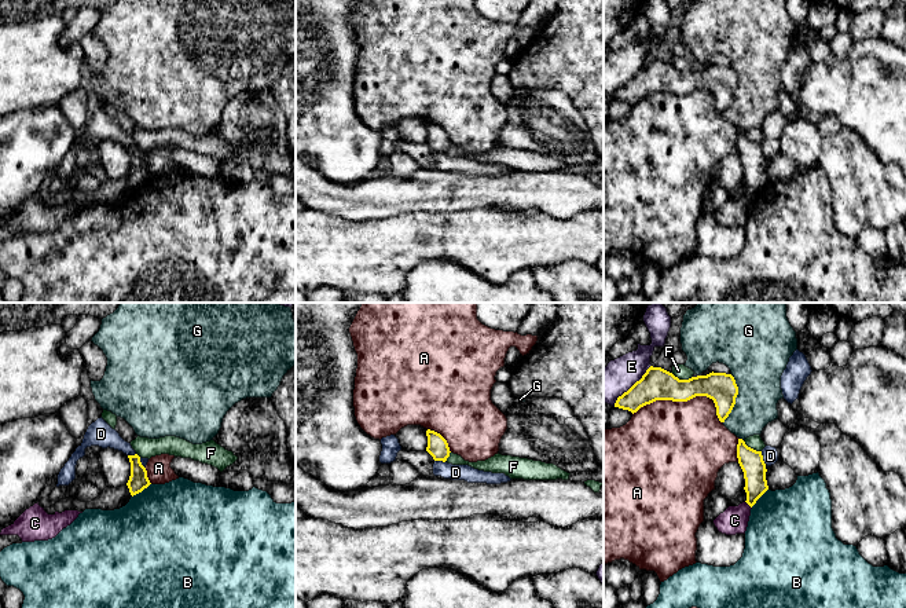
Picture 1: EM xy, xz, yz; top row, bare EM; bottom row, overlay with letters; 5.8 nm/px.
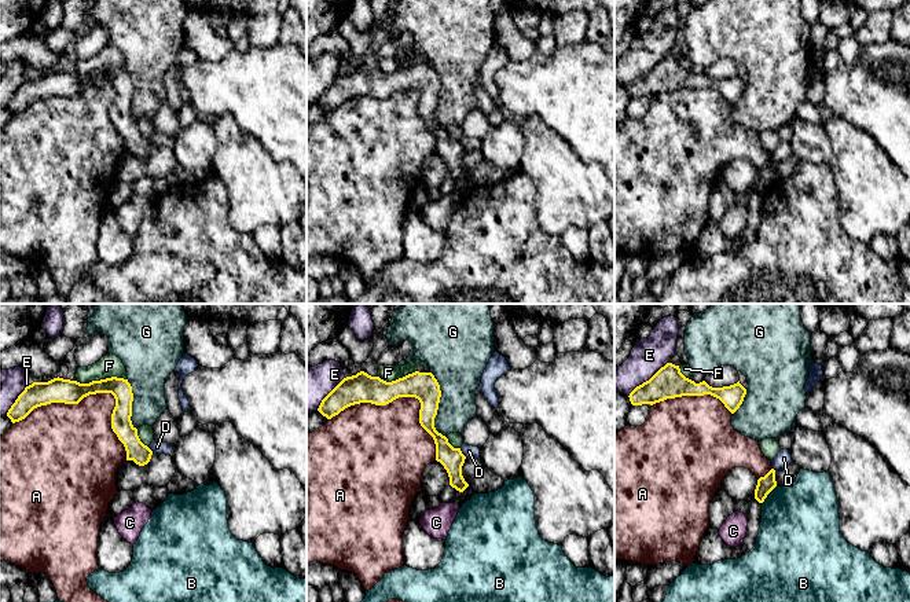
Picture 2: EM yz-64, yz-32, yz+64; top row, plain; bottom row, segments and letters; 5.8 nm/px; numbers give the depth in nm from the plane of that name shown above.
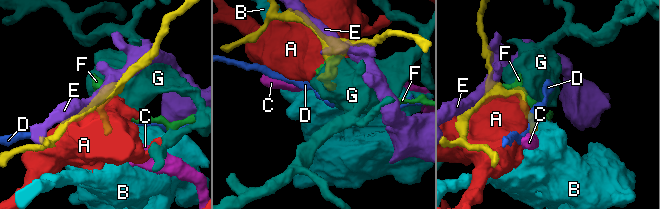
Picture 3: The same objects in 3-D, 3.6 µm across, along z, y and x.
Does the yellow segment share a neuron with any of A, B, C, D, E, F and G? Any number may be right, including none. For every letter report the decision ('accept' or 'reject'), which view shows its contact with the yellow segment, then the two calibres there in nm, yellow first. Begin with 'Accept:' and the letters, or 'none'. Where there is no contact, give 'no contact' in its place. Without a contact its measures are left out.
Accept: none
A: reject; meets yellow in yz; 190 nm thick on the yellow side, 500 nm on the other
B: reject; meets yellow in xy; 110 nm thick on the yellow side, 500 nm on the other
C: reject; meets yellow in yz; 140 nm thick on the yellow side, 160 nm on the other
D: reject; meets yellow in yz; 140 nm thick on the yellow side, 100 nm on the other
E: reject; meets yellow in yz; 190 nm thick on the yellow side, 190 nm on the other
F: reject; meets yellow in yz; 190 nm thick on the yellow side, 80 nm on the other
G: reject; meets yellow in yz; 170 nm thick on the yellow side, 320 nm on the other

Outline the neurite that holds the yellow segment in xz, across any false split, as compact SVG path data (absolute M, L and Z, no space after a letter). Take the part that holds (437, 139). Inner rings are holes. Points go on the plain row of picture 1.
M430 121L426 122L426 128L426 143L433 149L434 153L445 154L451 144L447 132L440 125Z

